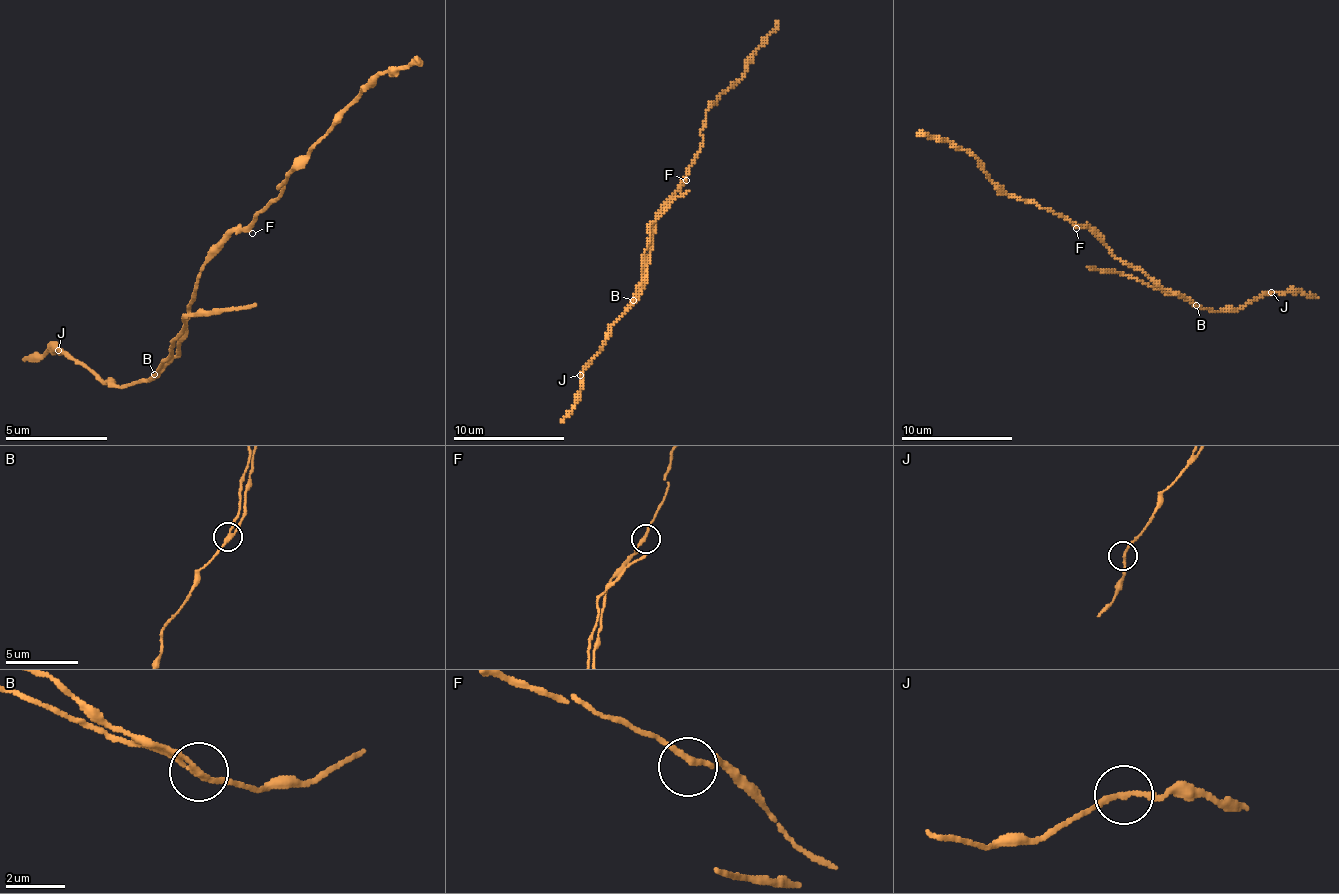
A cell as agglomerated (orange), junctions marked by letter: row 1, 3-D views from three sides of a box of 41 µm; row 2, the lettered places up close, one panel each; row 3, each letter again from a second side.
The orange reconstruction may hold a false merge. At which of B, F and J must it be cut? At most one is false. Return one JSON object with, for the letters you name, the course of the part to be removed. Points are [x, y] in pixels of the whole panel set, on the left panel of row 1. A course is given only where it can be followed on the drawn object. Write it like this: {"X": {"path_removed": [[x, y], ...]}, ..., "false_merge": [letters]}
{"B": {"path_removed": [[155, 376], [171, 355], [186, 320], [257, 304]]}, "false_merge": ["B"]}

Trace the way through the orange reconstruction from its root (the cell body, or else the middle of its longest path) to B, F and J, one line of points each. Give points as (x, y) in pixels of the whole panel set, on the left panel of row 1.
B: (201, 269), (181, 350), (155, 376)
F: (201, 269), (232, 233), (252, 233)
J: (201, 269), (181, 345), (145, 381), (109, 386), (94, 371), (58, 350)

